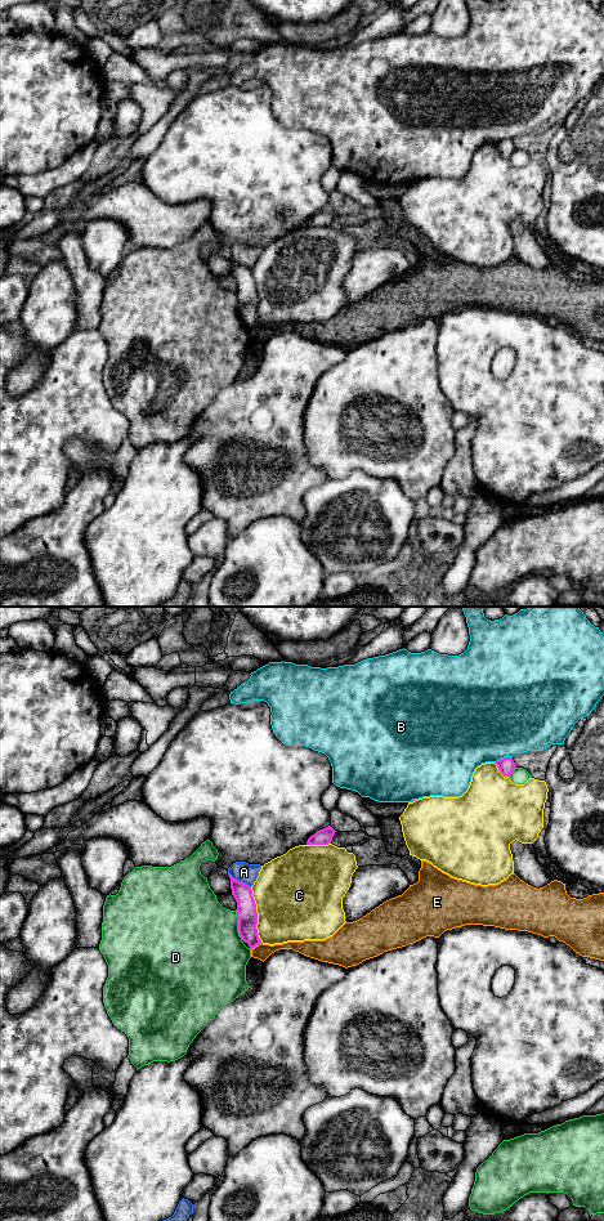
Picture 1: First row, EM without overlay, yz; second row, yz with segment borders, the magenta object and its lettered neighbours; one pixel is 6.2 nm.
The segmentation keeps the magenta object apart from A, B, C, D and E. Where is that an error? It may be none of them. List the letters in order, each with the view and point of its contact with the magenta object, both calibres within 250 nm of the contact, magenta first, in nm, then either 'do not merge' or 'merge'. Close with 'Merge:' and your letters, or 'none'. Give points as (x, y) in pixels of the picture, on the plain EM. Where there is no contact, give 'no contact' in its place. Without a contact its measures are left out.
A: contact yz (238, 263); calibres 130 and 130 nm; do not merge
B: contact yz (504, 139); calibres 110 and 500 nm; do not merge
C: contact yz (256, 296); calibres 130 and 480 nm; do not merge
D: contact yz (238, 307); calibres 130 and 480 nm; do not merge
E: contact yz (256, 326); calibres 130 and 100 nm; do not merge
Merge: none

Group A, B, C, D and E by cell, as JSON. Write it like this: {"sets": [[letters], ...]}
{"sets": [["A"], ["B"], ["C"], ["D"], ["E"]]}

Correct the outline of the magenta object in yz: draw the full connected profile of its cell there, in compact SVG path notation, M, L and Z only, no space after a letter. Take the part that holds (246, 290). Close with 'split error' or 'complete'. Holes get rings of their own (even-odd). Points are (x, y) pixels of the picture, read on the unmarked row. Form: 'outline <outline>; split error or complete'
outline M229 255L228 258L231 260L232 277L237 283L238 314L242 322L252 331L261 326L256 310L258 294L252 272L249 267L234 261Z; complete

